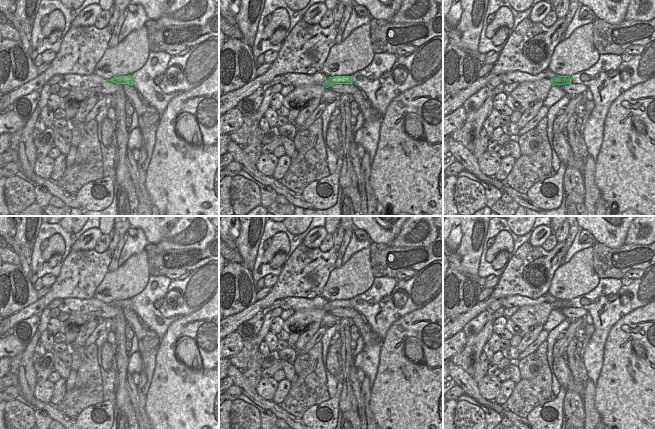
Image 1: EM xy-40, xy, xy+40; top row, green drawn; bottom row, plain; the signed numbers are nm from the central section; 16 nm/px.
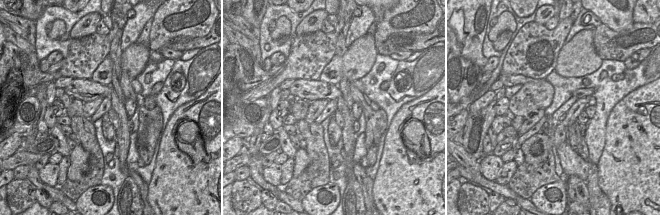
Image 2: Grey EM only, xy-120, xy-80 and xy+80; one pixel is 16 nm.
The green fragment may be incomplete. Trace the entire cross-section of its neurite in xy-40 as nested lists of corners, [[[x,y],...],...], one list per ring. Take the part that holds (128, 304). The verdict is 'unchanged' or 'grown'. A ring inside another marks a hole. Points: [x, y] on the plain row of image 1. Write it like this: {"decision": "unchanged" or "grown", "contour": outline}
{"decision": "unchanged", "contour": [[[131,299],[115,301],[111,303],[110,305],[117,308],[127,308],[127,309],[133,310],[133,303]]]}

